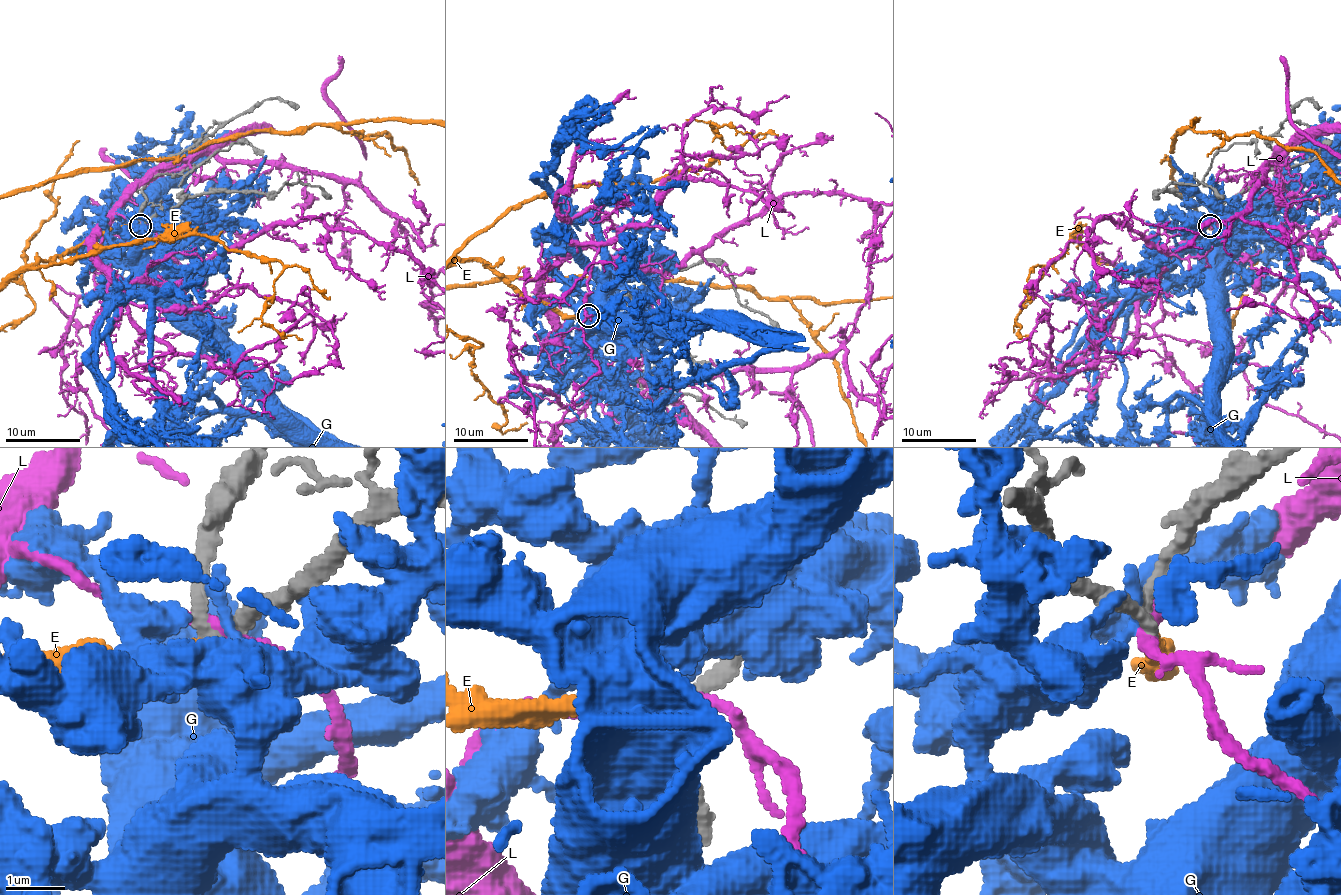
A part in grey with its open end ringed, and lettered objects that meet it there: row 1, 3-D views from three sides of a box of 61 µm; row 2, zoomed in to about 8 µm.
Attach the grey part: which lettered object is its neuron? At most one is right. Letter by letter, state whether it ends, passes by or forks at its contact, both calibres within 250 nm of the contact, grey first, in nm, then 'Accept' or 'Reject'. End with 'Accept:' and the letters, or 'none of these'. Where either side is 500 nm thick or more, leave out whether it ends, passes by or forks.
E: It ends there. Thickness 240 nm (grey) against 220 nm. Accept
G: It ends there. Thickness 240 nm (grey) against 220 nm. Reject
L: It passes by. Thickness 240 nm (grey) against 200 nm. Reject
Accept: E

